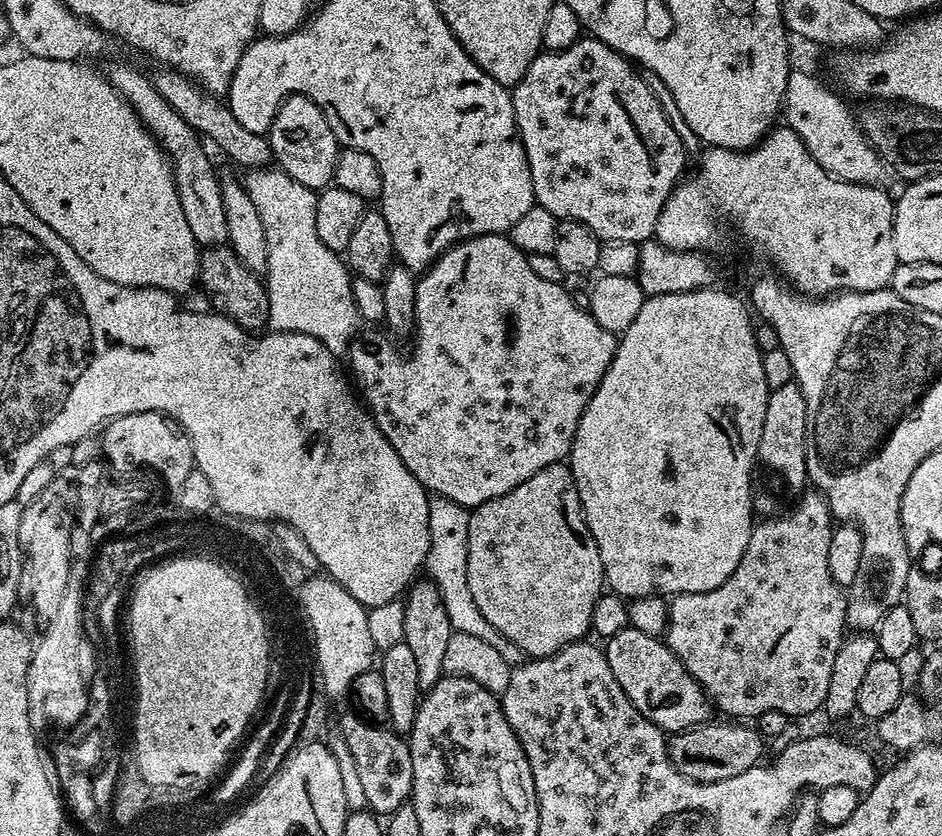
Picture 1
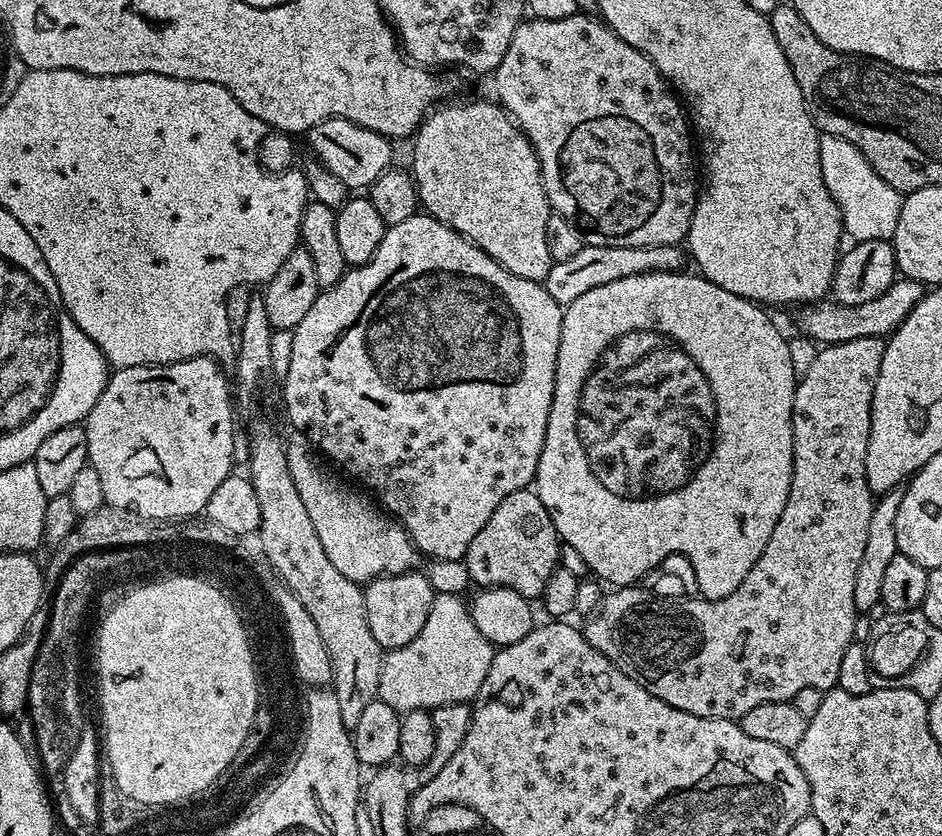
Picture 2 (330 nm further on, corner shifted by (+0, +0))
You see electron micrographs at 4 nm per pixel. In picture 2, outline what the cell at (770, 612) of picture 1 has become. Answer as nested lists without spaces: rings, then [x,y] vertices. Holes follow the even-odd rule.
[[[871,336],[870,338],[854,338],[854,342],[838,342],[830,344],[819,349],[817,357],[811,363],[810,369],[806,370],[806,376],[796,381],[796,393],[794,394],[794,406],[792,407],[792,437],[794,438],[794,474],[790,482],[790,498],[786,498],[786,506],[782,510],[782,518],[778,518],[778,526],[774,526],[774,534],[770,534],[770,542],[766,542],[766,550],[762,550],[762,558],[758,558],[758,562],[754,562],[754,566],[750,570],[750,574],[746,574],[746,578],[742,578],[742,586],[738,586],[738,590],[734,590],[734,594],[726,594],[726,598],[721,600],[706,600],[703,598],[689,598],[687,600],[663,600],[661,596],[653,596],[651,592],[640,586],[620,586],[615,590],[609,591],[603,602],[600,604],[599,612],[595,613],[587,621],[588,625],[583,625],[582,631],[584,637],[590,642],[590,646],[594,646],[594,650],[598,650],[606,658],[610,658],[610,662],[618,670],[622,670],[622,674],[626,674],[626,678],[634,678],[634,682],[638,682],[638,686],[646,686],[646,690],[650,690],[650,694],[654,694],[654,698],[662,698],[662,702],[666,702],[670,706],[674,706],[678,710],[682,710],[686,714],[694,714],[698,718],[710,718],[711,720],[735,720],[742,719],[749,710],[754,710],[754,706],[762,706],[762,702],[782,702],[783,700],[792,702],[798,690],[807,687],[816,687],[823,690],[831,690],[836,687],[838,682],[838,669],[842,663],[842,654],[846,654],[846,650],[854,643],[852,636],[856,632],[856,619],[858,613],[854,606],[854,577],[858,575],[858,562],[862,562],[862,553],[866,547],[866,533],[870,527],[870,514],[874,503],[874,494],[870,490],[870,486],[866,482],[866,442],[870,438],[870,422],[872,421],[872,399],[874,398],[874,386],[878,382],[878,370],[882,366],[882,354],[884,353],[885,341],[879,336]]]

